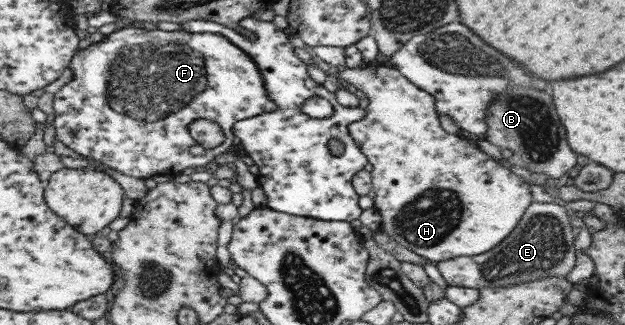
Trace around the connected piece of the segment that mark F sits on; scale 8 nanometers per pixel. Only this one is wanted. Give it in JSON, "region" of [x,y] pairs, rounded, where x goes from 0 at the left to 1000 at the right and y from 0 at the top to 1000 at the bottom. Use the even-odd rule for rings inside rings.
{"region":[[[197,83],[168,123],[125,154],[112,212],[115,243],[88,286],[90,431],[144,492],[214,548],[238,551],[253,535],[275,545],[291,535],[296,517],[334,511],[344,480],[370,455],[376,372],[440,342],[440,320],[427,302],[421,243],[402,172],[370,135],[366,117],[338,98],[306,105],[296,83],[280,98]],[[322,363],[354,388],[362,409],[357,443],[328,458],[312,431],[304,391],[310,369]]]}

